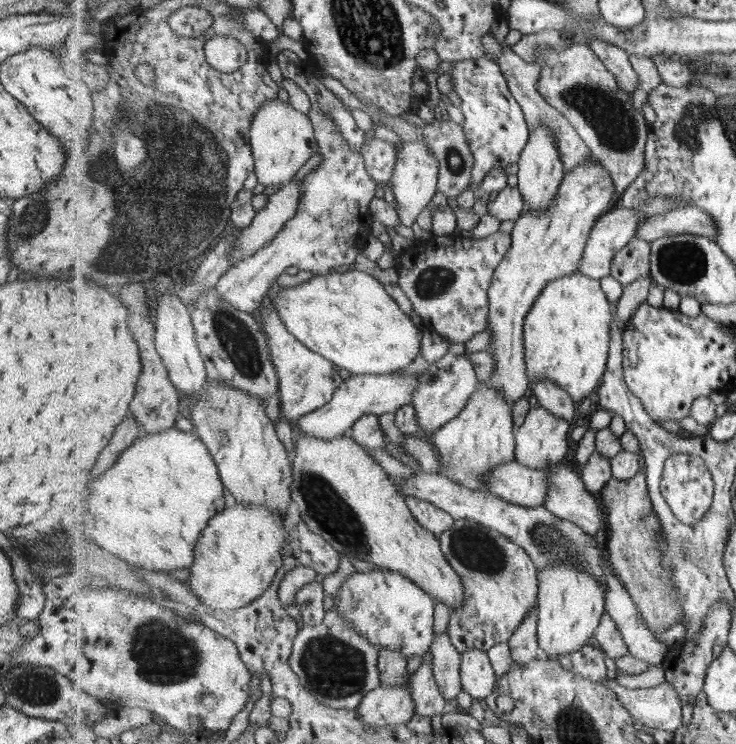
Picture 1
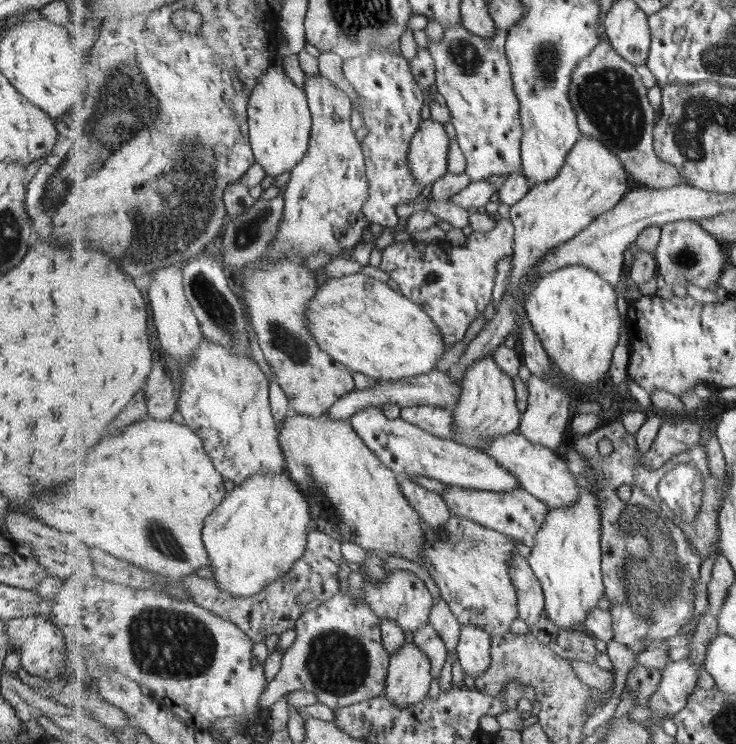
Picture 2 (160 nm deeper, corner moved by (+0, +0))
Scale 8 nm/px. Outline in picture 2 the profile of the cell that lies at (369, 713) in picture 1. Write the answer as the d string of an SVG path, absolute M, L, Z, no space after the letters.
M414 641L407 642L390 657L386 691L382 696L402 709L416 705L427 696L433 677L431 657Z

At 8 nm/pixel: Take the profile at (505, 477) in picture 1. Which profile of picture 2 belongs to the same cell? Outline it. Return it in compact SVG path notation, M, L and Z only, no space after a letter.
M371 406L369 410L361 410L349 421L353 430L364 440L364 443L399 477L406 474L421 474L440 480L448 486L460 486L465 489L487 490L501 494L511 494L513 490L521 490L520 482L515 474L511 474L486 452L453 439L433 436L401 417L389 419L383 410Z

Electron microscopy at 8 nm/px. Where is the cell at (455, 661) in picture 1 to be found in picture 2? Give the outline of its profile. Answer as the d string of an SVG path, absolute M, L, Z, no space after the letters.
M441 596L434 604L430 621L438 632L441 642L445 642L448 652L456 651L460 645L460 634L462 624L458 621L457 615L453 614L450 604Z

